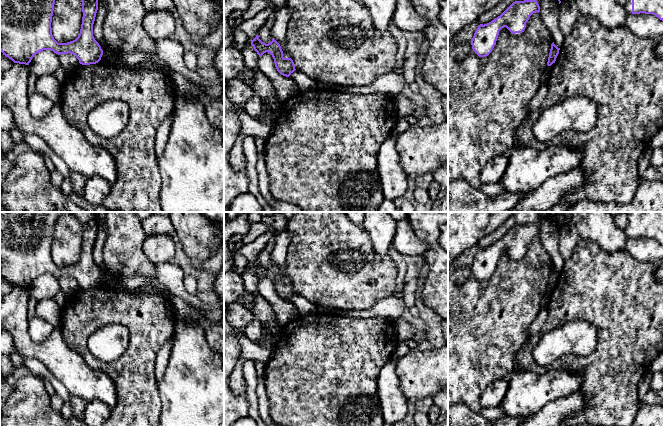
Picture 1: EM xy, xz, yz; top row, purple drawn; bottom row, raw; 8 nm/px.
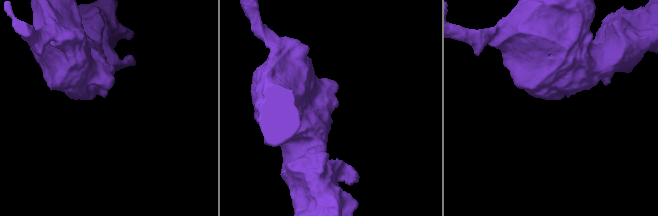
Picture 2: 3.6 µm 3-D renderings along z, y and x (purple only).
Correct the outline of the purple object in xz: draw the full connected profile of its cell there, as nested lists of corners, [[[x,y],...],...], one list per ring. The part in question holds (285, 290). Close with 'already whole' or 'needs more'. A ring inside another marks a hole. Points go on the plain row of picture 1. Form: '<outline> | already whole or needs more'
[[[257,258],[251,265],[251,269],[259,281],[266,276],[270,277],[274,283],[275,291],[281,299],[289,301],[296,294],[293,284],[283,281],[281,270],[275,263],[272,263],[270,267],[266,268],[259,263]]] | already whole

